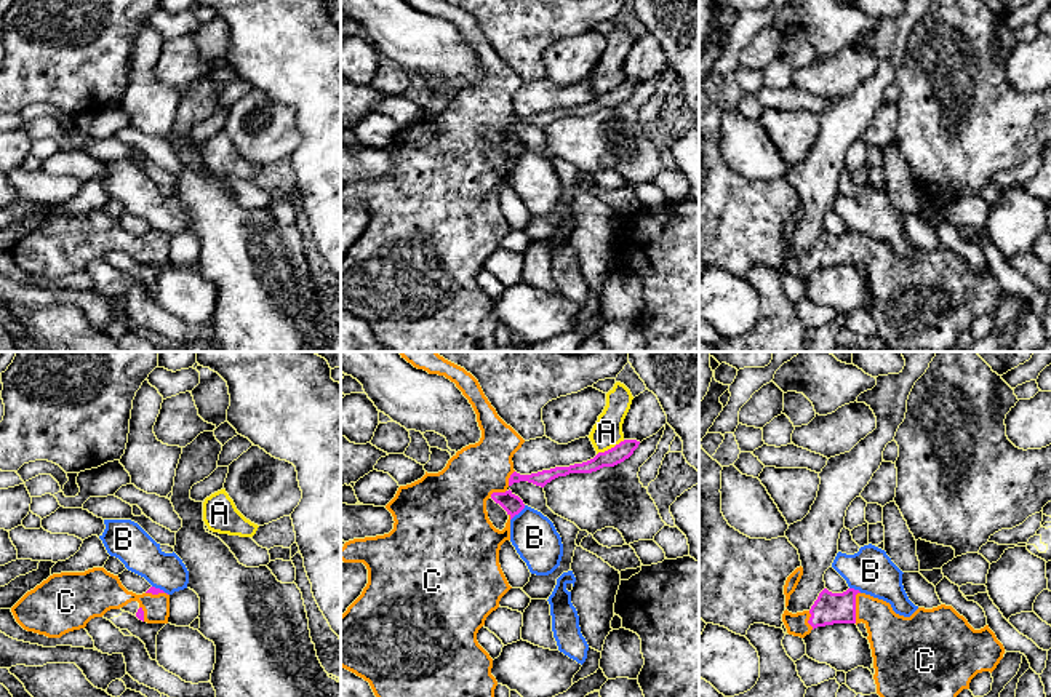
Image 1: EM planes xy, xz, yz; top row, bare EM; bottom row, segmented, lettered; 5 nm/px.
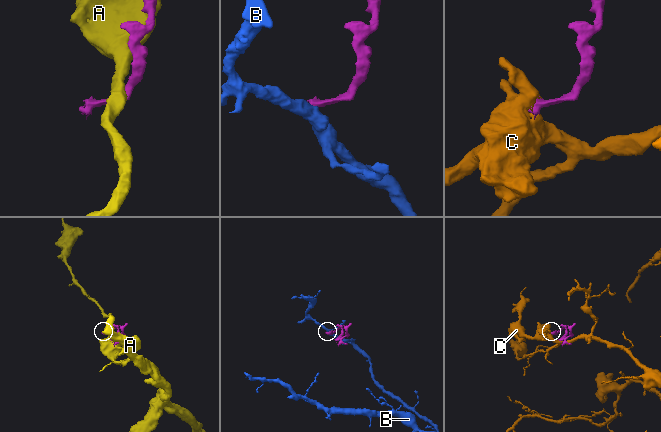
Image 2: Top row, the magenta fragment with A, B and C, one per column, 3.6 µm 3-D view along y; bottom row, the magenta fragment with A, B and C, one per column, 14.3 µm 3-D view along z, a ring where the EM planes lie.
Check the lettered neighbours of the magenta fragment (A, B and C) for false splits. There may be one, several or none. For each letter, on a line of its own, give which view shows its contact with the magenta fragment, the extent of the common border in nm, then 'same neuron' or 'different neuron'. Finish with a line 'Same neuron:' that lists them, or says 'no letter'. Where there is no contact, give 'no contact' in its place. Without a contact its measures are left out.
A: meets magenta in xz; contact 160 nm long; different neuron
B: meets magenta in xz; contact 110 nm long; different neuron
C: meets magenta in yz; contact 160 nm long; same neuron
Same neuron: C

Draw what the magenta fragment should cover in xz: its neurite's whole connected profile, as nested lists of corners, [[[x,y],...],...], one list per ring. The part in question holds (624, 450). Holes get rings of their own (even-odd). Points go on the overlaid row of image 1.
[[[437,352],[398,353],[414,368],[445,376],[456,384],[477,414],[482,438],[458,451],[442,472],[426,472],[421,480],[398,488],[395,497],[386,505],[395,521],[389,534],[354,539],[341,548],[344,563],[363,563],[368,569],[366,587],[341,615],[341,667],[368,681],[376,697],[494,697],[498,681],[491,675],[493,659],[478,644],[477,633],[512,588],[501,569],[499,550],[506,540],[510,540],[510,520],[525,508],[525,504],[509,488],[520,481],[544,488],[558,476],[614,467],[629,459],[640,441],[624,440],[582,464],[520,475],[514,470],[512,457],[525,440],[498,416],[477,379]],[[490,497],[509,515],[502,531],[496,529],[488,518],[486,500]]]

